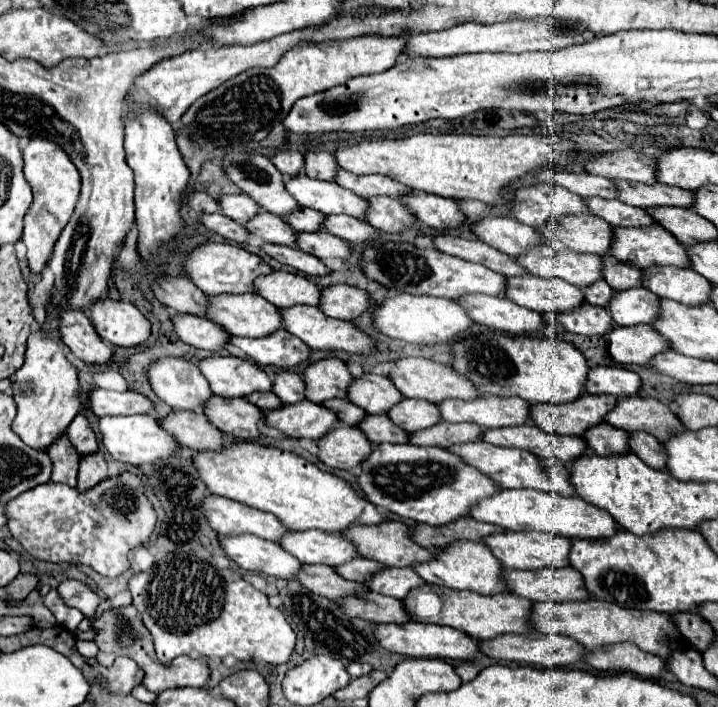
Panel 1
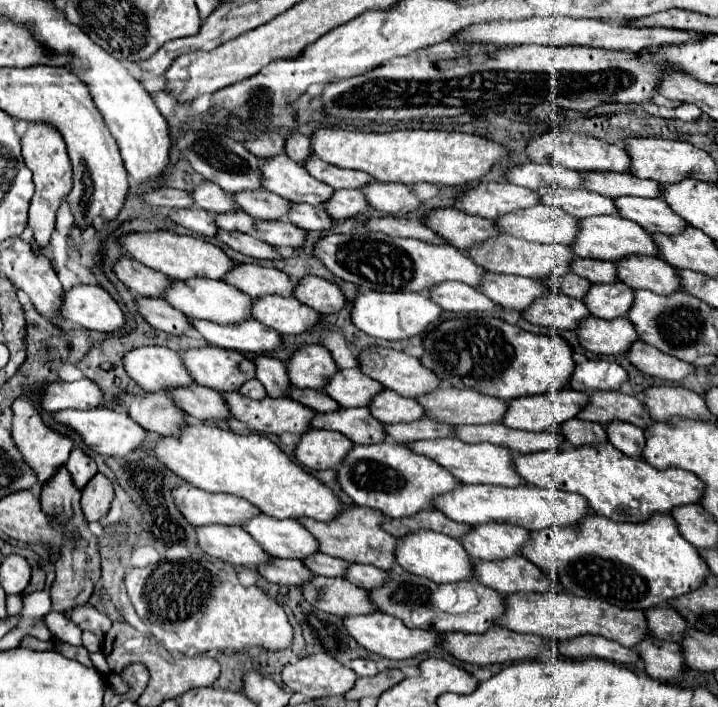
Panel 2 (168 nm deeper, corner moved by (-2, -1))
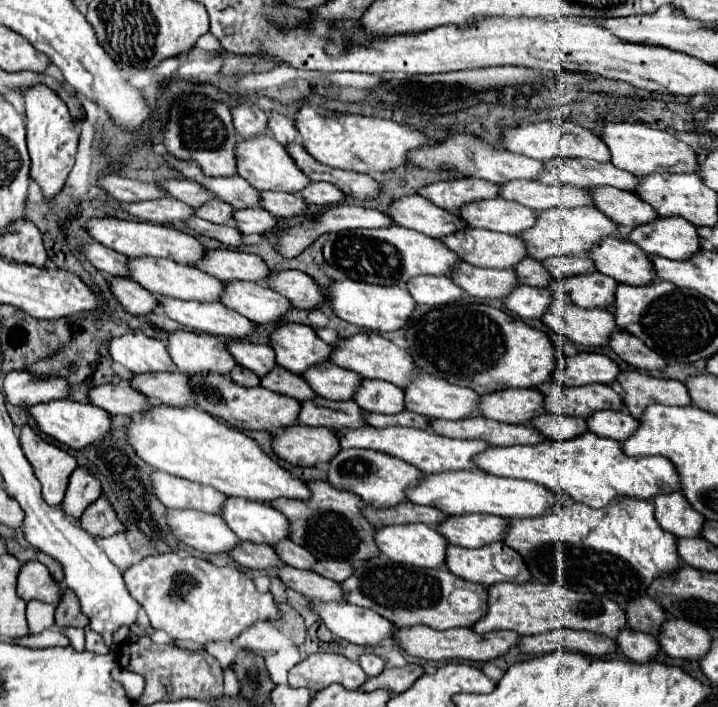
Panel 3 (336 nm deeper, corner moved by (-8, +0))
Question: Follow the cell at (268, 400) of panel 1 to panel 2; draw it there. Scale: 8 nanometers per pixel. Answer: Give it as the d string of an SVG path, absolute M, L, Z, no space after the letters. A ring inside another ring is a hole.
M252 378L252 380L244 382L244 386L240 386L240 390L238 390L238 392L240 392L240 394L244 394L244 396L248 396L248 398L252 398L252 400L262 400L262 398L266 396L264 386L262 386L256 378Z

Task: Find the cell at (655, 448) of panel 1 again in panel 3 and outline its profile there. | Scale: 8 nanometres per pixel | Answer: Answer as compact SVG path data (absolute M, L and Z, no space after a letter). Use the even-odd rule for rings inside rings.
M626 409L596 413L594 417L588 417L586 423L590 425L592 433L614 439L618 443L624 443L638 429L638 421L634 417L630 417L630 413L626 413Z

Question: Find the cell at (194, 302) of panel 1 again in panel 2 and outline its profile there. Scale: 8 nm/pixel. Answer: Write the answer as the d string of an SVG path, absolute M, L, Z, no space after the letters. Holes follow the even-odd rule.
M128 256L118 258L112 264L112 272L136 296L162 296L164 288L168 288L168 284L170 284L168 276L164 276L162 272L150 270L148 266L136 262Z

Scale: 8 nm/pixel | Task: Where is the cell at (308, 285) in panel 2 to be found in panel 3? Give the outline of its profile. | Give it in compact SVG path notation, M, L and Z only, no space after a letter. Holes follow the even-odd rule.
M302 271L272 273L272 277L268 277L264 285L288 297L296 309L316 309L322 301L326 301L322 287Z

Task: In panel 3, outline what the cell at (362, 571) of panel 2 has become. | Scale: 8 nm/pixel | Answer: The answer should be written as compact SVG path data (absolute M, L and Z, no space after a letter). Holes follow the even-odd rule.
M320 561L318 569L314 569L314 571L328 577L328 579L334 579L334 581L342 583L354 573L354 567L346 561Z

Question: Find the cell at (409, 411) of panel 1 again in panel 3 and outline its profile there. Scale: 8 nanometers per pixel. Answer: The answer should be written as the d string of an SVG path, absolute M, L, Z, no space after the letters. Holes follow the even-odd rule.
M374 379L362 381L358 393L354 395L354 401L370 413L396 415L406 409L404 391L400 387L386 383L386 381L374 381Z

